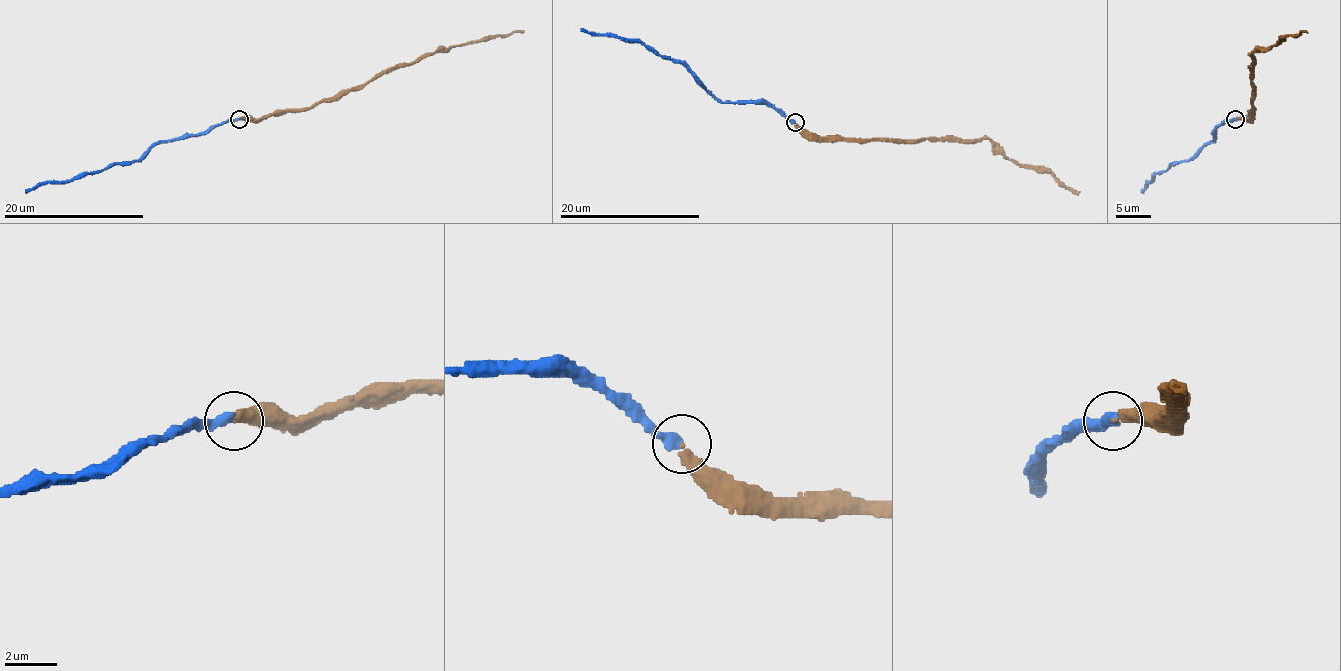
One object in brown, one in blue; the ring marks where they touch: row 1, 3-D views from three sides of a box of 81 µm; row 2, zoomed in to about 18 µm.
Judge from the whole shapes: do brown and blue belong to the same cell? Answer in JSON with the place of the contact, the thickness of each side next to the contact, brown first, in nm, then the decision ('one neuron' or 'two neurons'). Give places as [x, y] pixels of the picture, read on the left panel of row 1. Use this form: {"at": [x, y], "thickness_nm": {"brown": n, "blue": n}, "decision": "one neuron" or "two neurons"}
{"at": [239, 119], "thickness_nm": {"brown": 340, "blue": 420}, "decision": "one neuron"}

